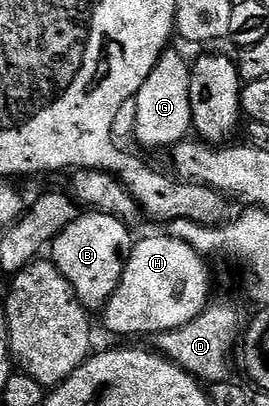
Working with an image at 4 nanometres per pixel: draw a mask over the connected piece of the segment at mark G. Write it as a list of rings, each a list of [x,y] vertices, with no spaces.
[[[168,48],[157,60],[153,72],[149,72],[149,80],[141,84],[133,99],[137,104],[134,141],[139,141],[143,146],[174,148],[192,133],[190,80],[191,66],[188,60],[186,62],[175,48]]]

